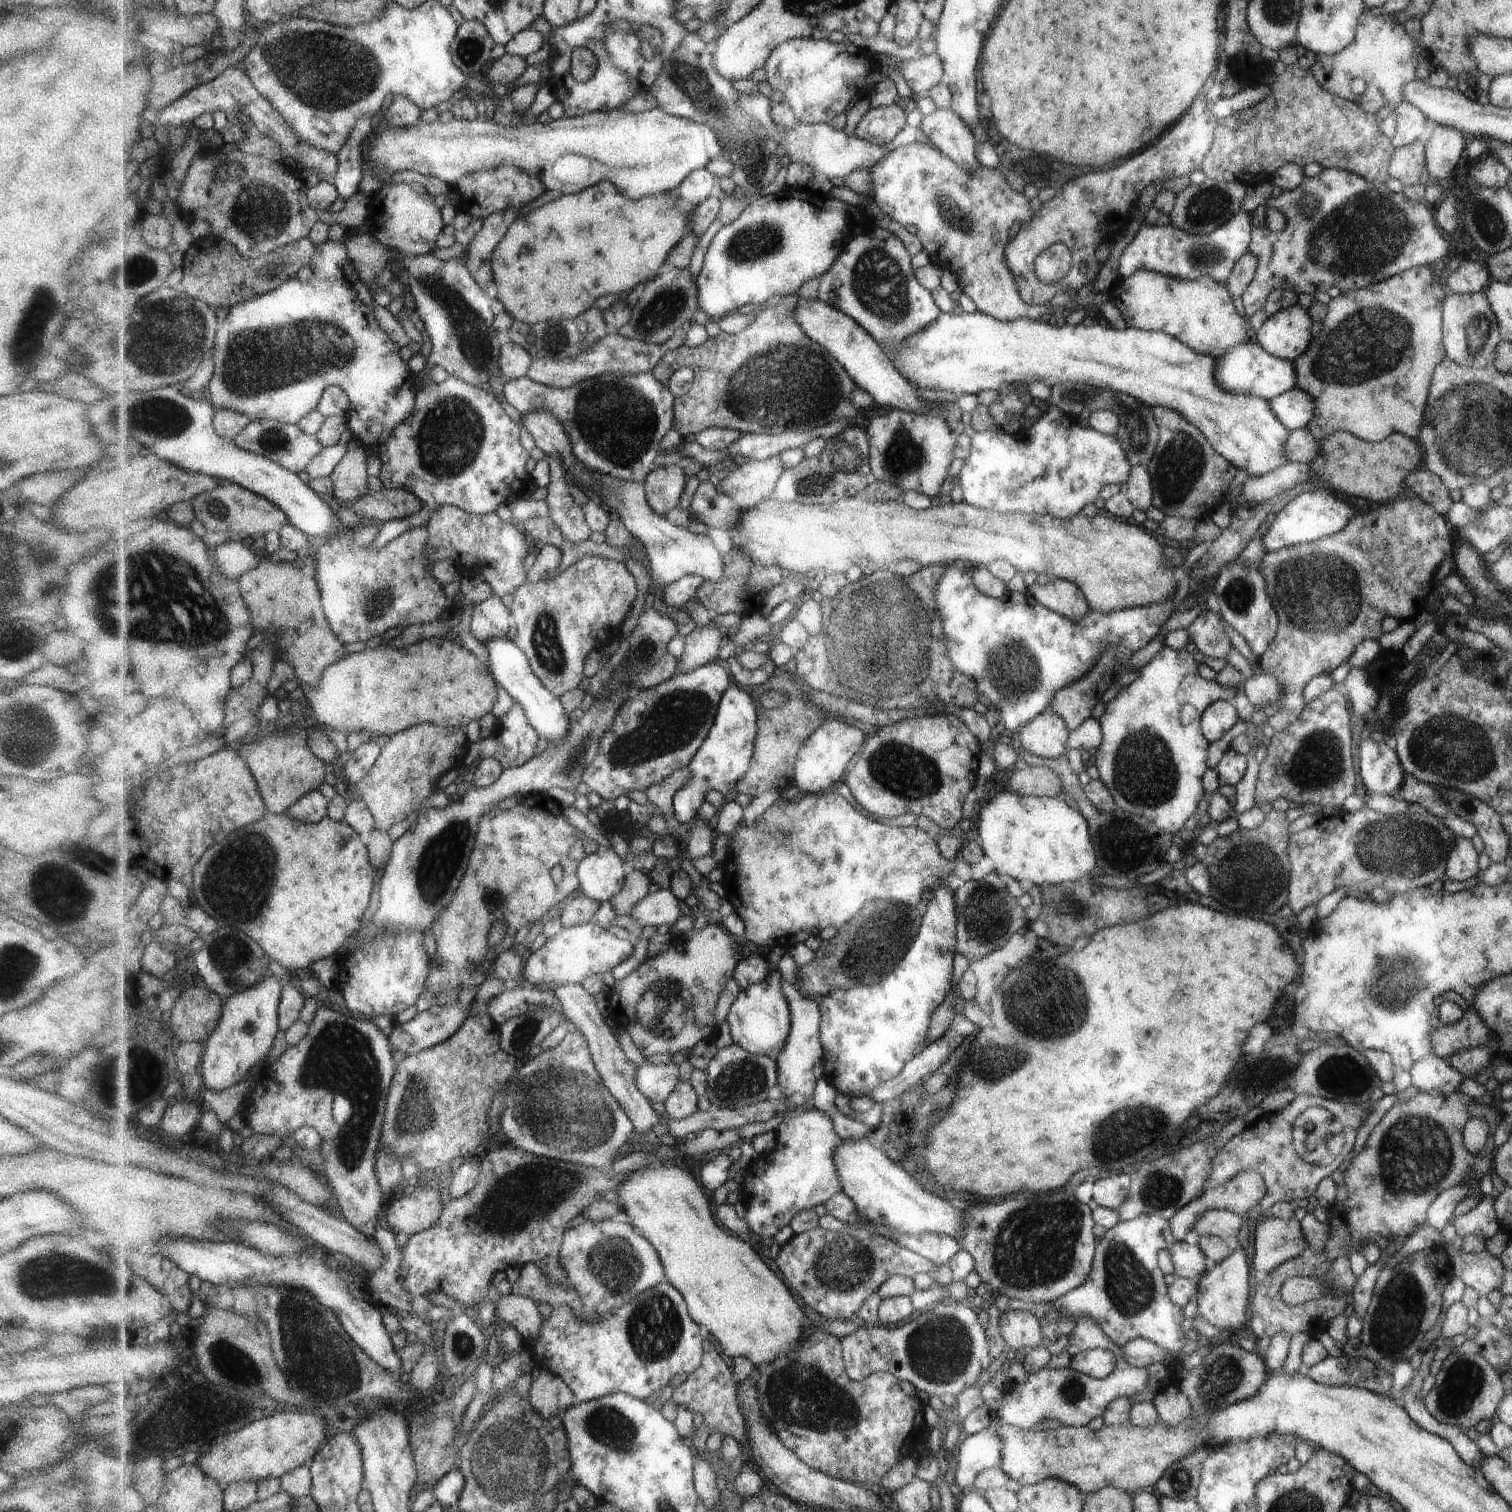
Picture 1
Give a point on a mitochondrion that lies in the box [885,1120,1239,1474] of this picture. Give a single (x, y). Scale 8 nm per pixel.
(1035, 1246)

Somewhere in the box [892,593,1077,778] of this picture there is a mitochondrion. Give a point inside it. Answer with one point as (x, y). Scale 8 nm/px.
(1026, 675)

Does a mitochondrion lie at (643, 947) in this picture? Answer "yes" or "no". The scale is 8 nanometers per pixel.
no

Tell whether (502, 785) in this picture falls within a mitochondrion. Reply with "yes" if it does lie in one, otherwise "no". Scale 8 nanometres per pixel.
no

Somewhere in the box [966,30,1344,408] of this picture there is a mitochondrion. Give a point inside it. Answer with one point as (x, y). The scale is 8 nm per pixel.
(1210, 196)

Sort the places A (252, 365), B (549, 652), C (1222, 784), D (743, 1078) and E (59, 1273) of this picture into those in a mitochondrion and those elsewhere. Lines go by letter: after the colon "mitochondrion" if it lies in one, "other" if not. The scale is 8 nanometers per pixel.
A: mitochondrion
B: mitochondrion
C: other
D: mitochondrion
E: mitochondrion

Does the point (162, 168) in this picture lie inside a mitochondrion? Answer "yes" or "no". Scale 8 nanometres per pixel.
no

